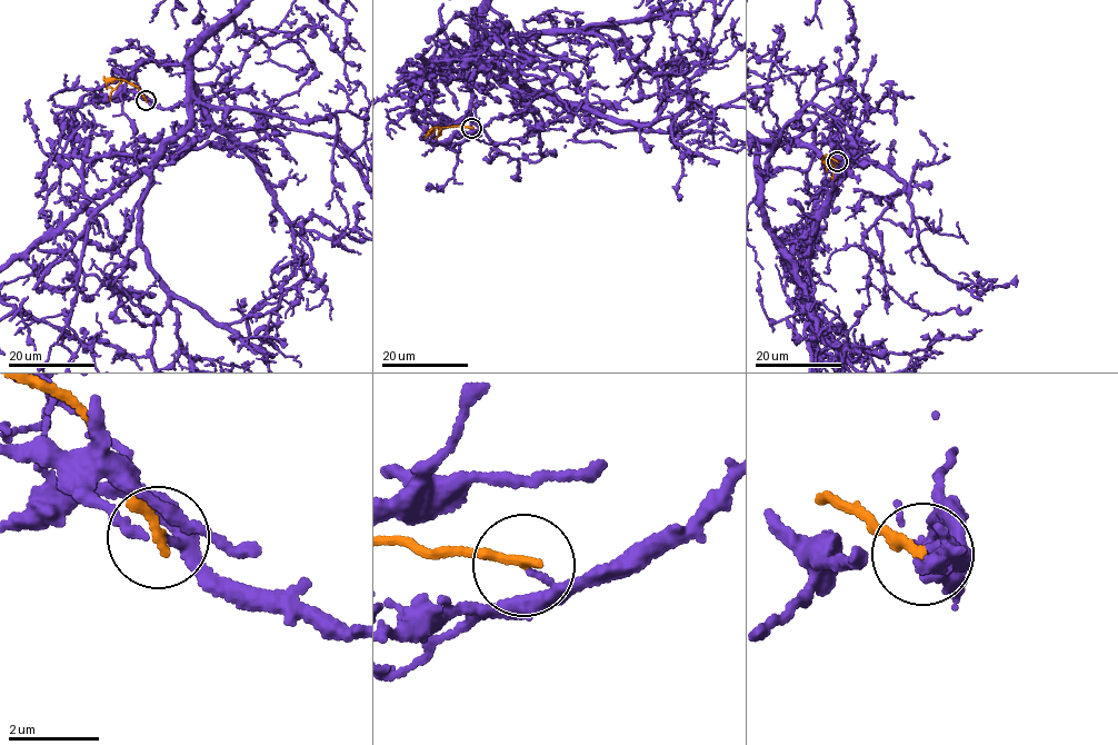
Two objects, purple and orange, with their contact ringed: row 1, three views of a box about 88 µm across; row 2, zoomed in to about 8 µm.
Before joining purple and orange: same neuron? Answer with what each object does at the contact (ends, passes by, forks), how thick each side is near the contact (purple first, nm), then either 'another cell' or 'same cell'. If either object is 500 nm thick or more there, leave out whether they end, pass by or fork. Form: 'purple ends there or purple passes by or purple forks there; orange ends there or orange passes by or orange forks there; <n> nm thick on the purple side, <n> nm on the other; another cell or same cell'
purple passes by; orange ends there; 160 nm thick on the purple side, 240 nm on the other; another cell

